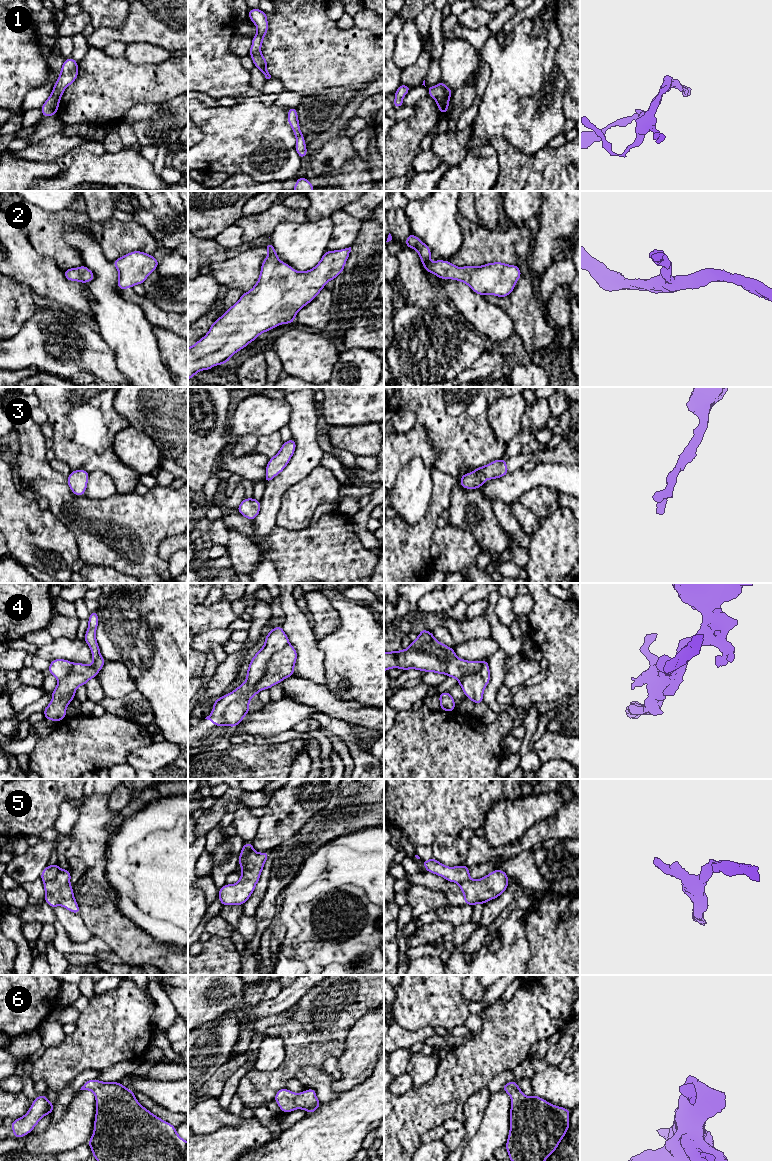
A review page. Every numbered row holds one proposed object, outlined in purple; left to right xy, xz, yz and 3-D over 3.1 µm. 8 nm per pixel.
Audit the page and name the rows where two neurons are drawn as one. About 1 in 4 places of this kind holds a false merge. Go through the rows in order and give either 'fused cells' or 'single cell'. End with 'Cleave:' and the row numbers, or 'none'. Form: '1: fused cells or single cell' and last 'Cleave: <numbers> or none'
1: single cell
2: single cell
3: single cell
4: fused cells
5: fused cells
6: single cell
Cleave: 4, 5

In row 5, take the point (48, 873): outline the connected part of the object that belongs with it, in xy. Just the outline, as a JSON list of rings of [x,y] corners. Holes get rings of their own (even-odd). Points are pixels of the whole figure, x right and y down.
[[[57,864],[48,865],[46,868],[43,869],[40,879],[43,882],[50,881],[54,877],[56,877],[60,870],[61,868]]]

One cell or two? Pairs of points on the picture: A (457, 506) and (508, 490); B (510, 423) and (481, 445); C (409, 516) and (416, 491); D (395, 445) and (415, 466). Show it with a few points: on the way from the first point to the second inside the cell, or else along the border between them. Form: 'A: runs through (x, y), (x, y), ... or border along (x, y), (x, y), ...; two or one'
A: border along (479, 488), (481, 493), (489, 500); two
B: border along (488, 411), (488, 423), (493, 434), (507, 443); two
C: runs through (411, 510), (411, 497); one
D: border along (430, 467), (413, 456), (396, 479); two

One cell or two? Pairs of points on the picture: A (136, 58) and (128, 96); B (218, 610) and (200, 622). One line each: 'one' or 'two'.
A: two
B: one

